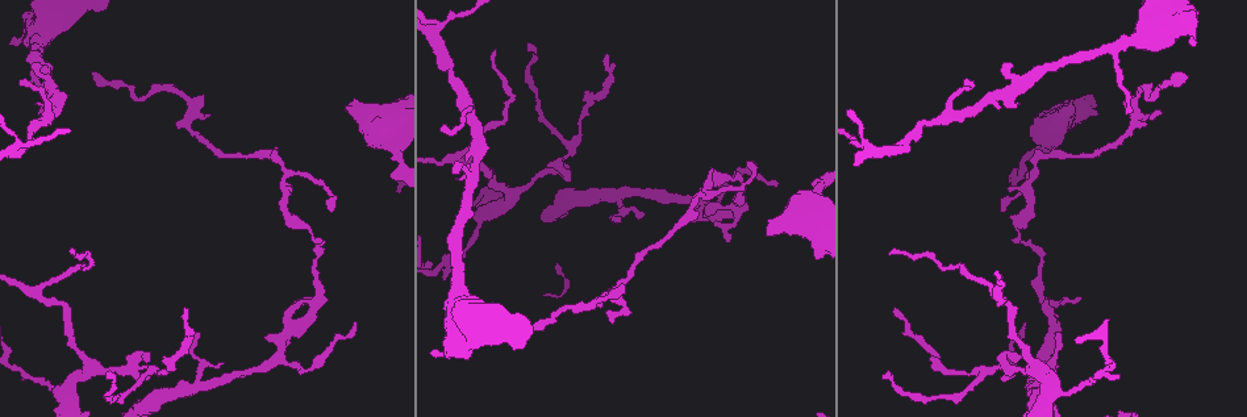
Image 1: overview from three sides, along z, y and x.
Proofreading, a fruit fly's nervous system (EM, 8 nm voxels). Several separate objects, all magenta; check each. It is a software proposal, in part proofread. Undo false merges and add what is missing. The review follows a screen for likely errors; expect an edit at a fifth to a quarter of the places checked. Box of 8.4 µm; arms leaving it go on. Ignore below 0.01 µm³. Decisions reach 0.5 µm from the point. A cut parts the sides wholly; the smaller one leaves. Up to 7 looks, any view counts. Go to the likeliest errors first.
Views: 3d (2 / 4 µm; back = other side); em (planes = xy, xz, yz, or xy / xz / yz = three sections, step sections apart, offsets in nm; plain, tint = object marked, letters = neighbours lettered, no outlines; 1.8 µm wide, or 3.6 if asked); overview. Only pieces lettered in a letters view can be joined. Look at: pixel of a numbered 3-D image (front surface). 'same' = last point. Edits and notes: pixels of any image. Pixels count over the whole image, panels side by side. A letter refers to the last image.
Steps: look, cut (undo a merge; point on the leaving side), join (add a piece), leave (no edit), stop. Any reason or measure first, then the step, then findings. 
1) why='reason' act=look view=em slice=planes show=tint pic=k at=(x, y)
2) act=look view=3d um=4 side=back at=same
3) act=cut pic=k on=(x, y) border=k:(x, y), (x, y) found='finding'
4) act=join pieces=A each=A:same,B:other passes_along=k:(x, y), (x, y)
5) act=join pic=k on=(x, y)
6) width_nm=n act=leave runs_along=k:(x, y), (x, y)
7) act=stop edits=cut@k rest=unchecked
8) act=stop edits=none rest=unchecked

act=look view=em slice=planes show=letters pic=1 at=(1043, 304)

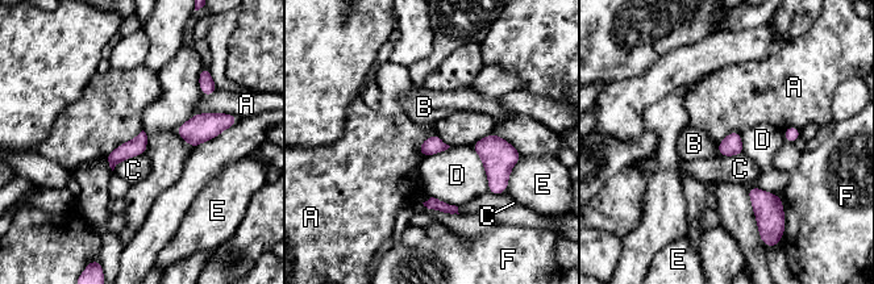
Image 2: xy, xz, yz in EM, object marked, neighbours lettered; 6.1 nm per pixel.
act=leave each=A:other,B:other,C:other,D:other,E:other,F:other border=2:(142, 129), (103, 158) found='no lettered piece goes on from it'

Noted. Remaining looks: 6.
why='a fork' act=look view=3d um=4 pic=1 at=(456, 273)

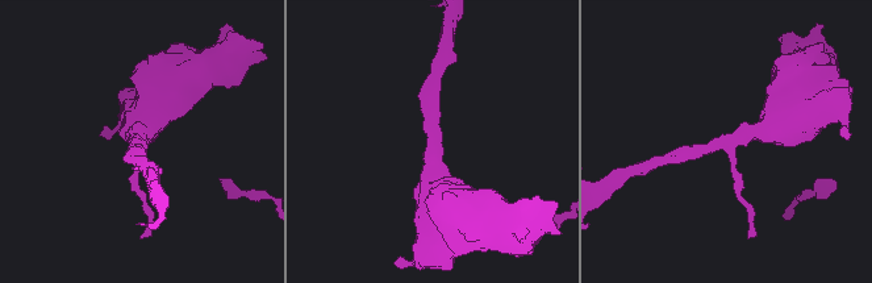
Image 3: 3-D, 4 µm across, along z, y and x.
act=look view=em um=3.6 slice=planes show=letters pic=3 at=(730, 143)

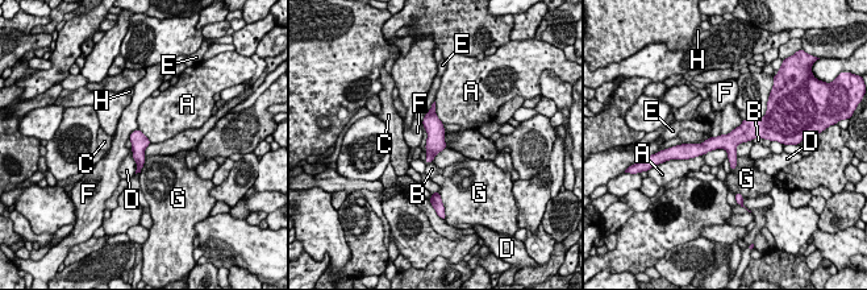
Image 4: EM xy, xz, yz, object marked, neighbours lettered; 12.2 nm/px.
longest_contact=A:360nm act=leave each=A:other,B:other,C:other,D:other,E:other,F:other,G:other,H:other runs_along=4:(767, 135), (745, 132), (693, 150) found='all the same neuron'

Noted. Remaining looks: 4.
why='thin end' act=look view=3d um=4 pic=1 at=(569, 178)

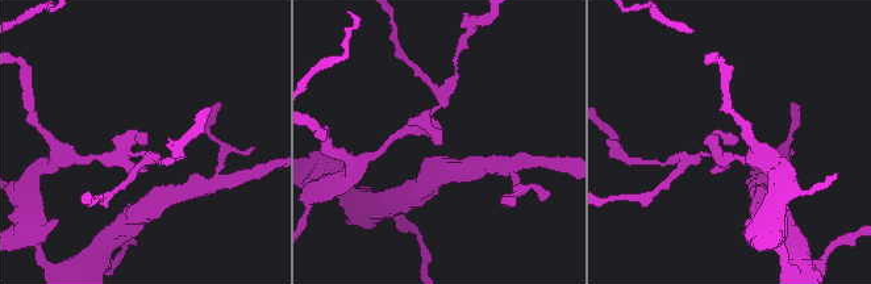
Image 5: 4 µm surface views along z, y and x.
act=look view=em slice=planes show=letters pic=5 at=(440, 139)

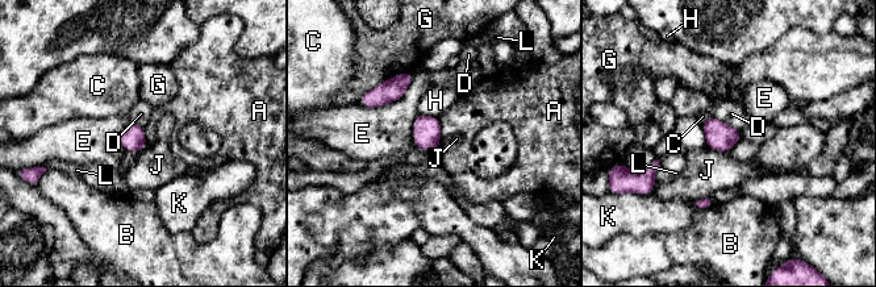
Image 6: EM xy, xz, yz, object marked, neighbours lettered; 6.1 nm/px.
longest_contact=E:380nm act=leave each=A:other,B:other,C:other,D:other,E:other,G:other,H:other,J:other,K:other,L:other border=6:(437, 117), (439, 124), (439, 146) found='none of them fits'

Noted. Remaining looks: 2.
act=stop edits=none rest=unchecked

